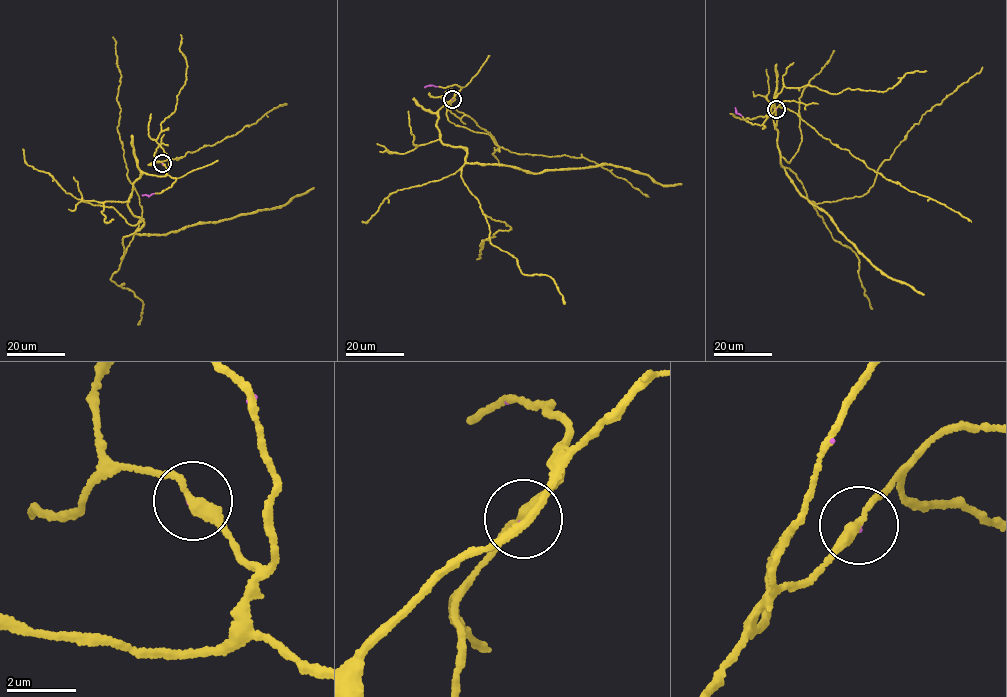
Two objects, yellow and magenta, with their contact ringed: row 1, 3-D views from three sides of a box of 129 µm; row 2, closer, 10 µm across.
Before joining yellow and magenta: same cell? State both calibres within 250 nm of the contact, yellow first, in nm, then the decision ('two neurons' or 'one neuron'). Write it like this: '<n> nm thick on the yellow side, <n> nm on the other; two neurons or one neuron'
280 nm thick on the yellow side, 60 nm on the other; one neuron

